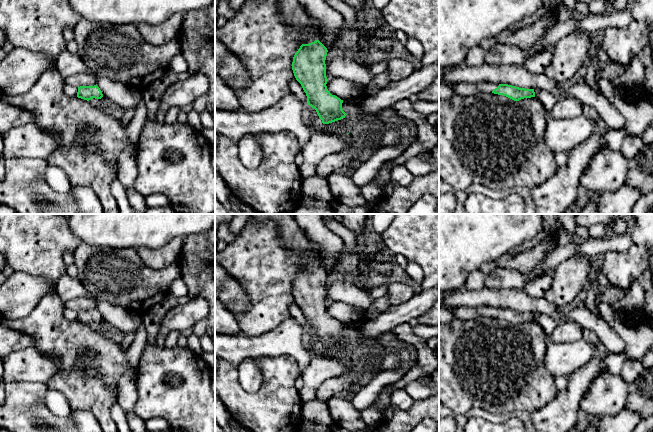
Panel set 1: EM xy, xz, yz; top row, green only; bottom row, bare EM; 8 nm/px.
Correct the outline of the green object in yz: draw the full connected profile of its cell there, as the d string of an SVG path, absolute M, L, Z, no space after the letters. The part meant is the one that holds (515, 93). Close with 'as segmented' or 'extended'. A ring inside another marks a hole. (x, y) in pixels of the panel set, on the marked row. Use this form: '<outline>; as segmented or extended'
M460 82L452 84L452 87L454 96L456 97L467 97L469 95L478 95L480 93L494 93L503 95L514 101L535 97L534 89L525 89L508 84L496 84L492 82Z; extended

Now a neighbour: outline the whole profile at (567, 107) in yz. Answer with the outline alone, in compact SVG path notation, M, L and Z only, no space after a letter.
M573 96L557 98L549 118L571 119L583 115L583 103Z

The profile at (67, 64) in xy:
M67 49L59 54L55 67L63 79L78 73L92 74L103 97L124 109L137 108L140 103L141 92L139 90L97 74L84 64L78 54L70 53Z

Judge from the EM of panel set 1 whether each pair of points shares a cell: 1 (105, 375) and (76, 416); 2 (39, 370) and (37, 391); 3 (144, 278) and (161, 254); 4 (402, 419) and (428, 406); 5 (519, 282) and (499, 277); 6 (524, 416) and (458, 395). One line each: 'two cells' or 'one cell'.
1: two cells
2: two cells
3: two cells
4: one cell
5: one cell
6: two cells

